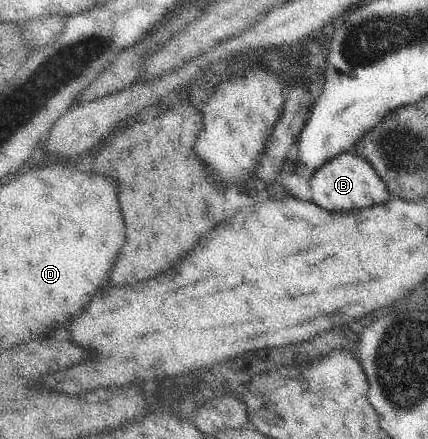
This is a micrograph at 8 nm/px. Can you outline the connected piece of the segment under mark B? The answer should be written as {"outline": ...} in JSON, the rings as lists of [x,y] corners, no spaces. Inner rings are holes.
{"outline":[[[354,151],[343,153],[333,162],[325,164],[314,176],[312,191],[314,191],[314,201],[322,203],[324,207],[330,207],[332,211],[362,209],[386,201],[390,197],[386,183],[378,177],[369,160]]]}

